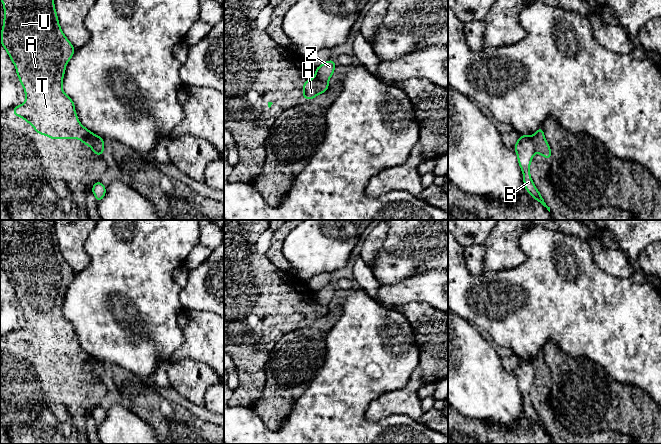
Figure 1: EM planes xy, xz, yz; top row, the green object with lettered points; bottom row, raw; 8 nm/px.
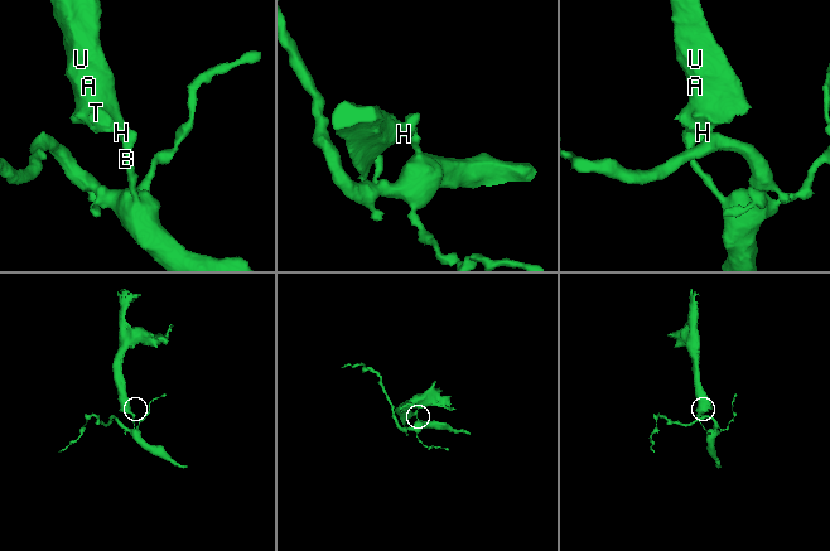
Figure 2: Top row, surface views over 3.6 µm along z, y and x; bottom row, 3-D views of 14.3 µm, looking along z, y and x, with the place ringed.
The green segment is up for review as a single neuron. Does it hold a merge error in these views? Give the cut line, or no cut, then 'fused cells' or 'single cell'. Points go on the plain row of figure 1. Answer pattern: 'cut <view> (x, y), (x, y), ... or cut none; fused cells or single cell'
cut yz (530, 360), (534, 376); fused cells

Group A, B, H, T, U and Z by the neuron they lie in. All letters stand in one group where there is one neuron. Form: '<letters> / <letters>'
A H T U / B Z

